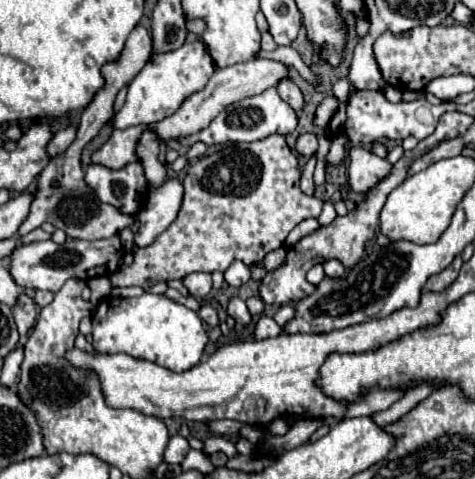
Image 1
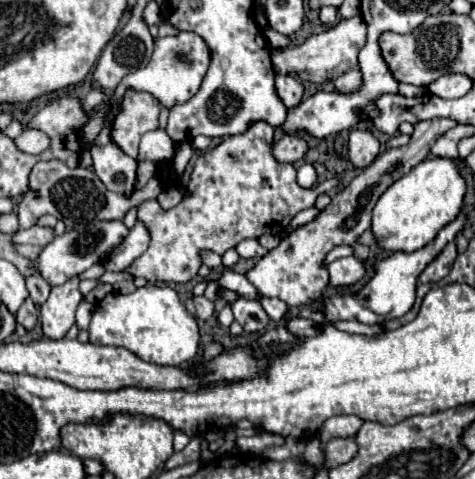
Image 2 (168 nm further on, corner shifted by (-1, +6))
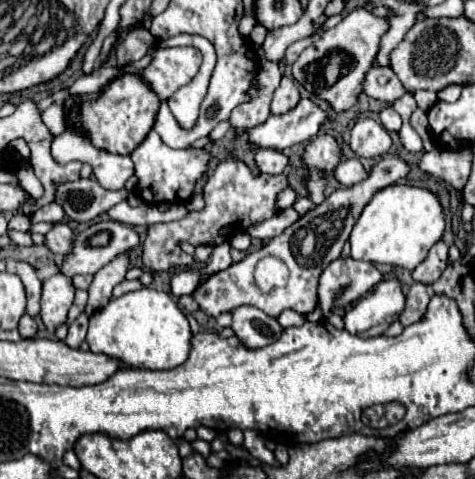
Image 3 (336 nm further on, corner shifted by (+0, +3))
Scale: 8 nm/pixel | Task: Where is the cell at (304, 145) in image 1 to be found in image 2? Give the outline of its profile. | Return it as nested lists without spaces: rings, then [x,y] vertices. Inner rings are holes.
[[[282,136],[278,142],[274,142],[272,146],[272,154],[276,156],[276,160],[280,162],[296,162],[298,158],[302,158],[306,154],[308,146],[304,140],[300,140],[298,136]]]

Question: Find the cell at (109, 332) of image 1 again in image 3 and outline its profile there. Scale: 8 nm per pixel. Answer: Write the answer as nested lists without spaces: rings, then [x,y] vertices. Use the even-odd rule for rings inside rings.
[[[141,287],[139,291],[127,293],[119,299],[111,299],[107,303],[107,307],[103,307],[95,315],[91,315],[87,343],[93,353],[105,353],[135,369],[173,369],[173,367],[179,367],[181,363],[185,363],[189,357],[191,329],[189,329],[187,317],[181,313],[177,301],[169,293],[159,291],[159,289]]]

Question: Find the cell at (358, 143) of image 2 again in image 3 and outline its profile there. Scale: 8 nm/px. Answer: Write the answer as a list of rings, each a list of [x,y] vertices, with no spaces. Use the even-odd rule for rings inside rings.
[[[361,119],[351,129],[351,149],[365,159],[385,155],[391,149],[389,133],[373,119]]]

